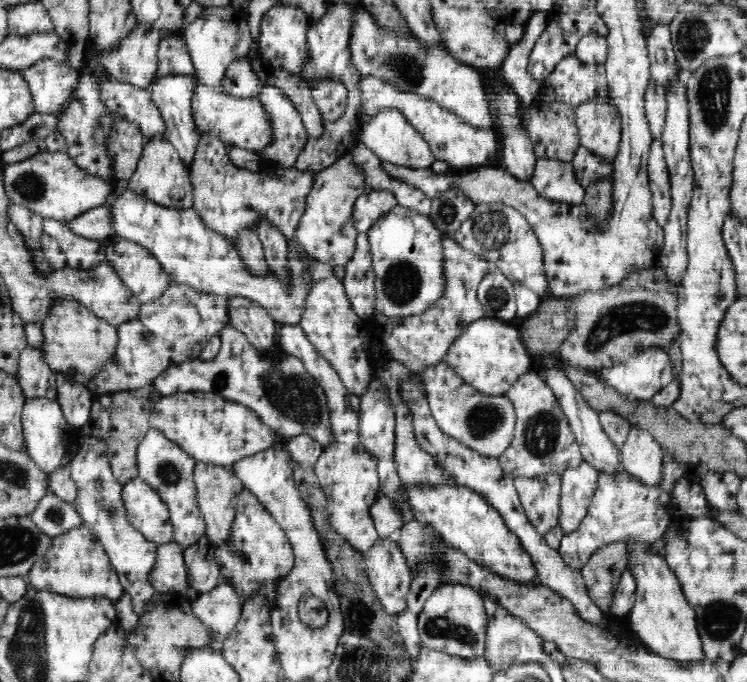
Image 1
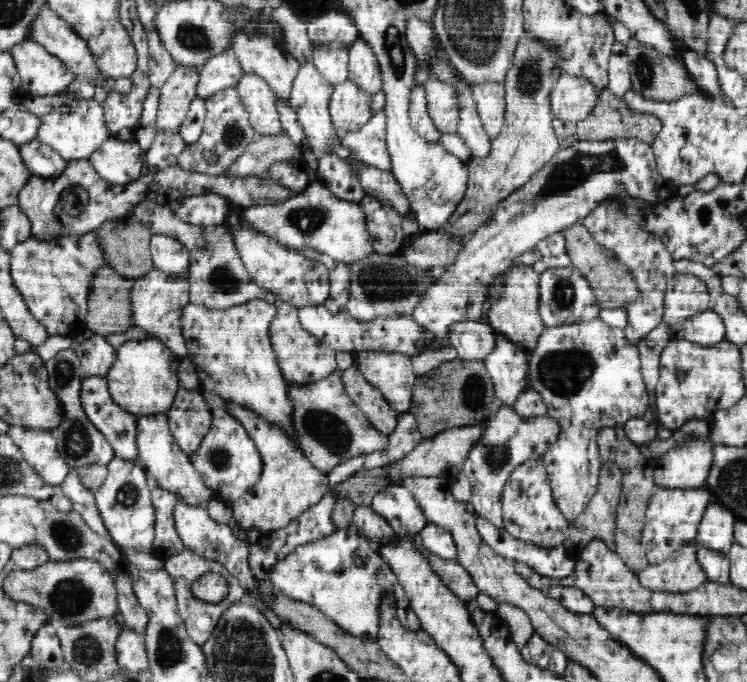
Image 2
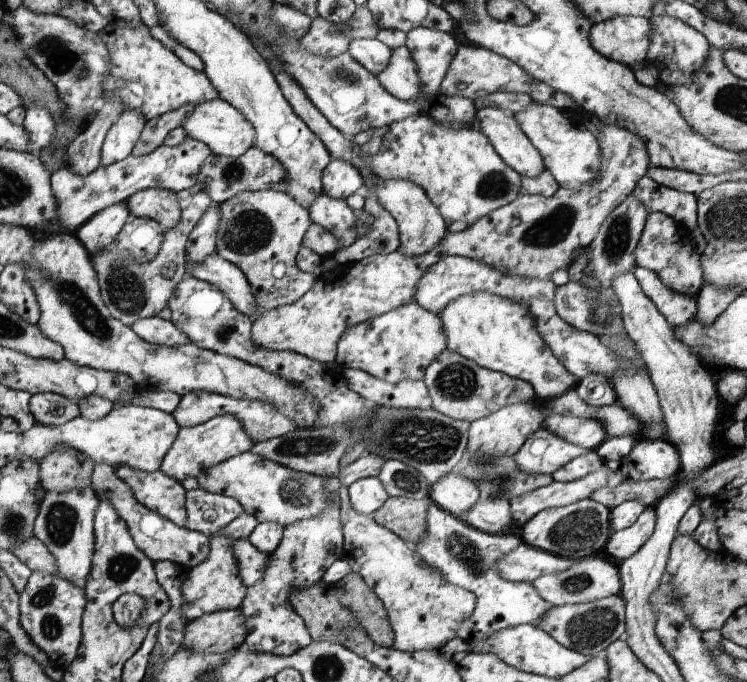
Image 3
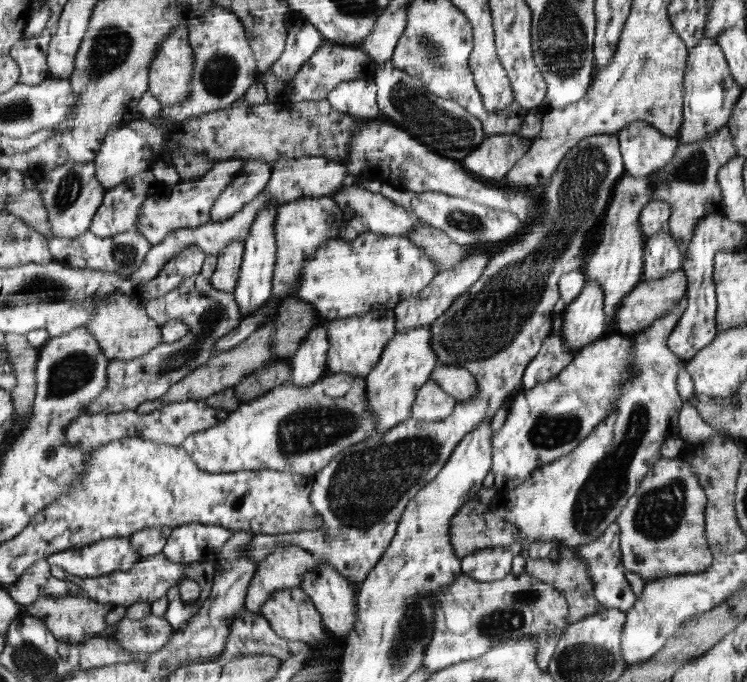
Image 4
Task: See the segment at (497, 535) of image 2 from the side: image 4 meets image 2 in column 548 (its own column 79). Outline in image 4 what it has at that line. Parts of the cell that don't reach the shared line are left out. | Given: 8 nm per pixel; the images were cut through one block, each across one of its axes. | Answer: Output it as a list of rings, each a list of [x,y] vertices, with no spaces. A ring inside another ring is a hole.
[[[130,538],[103,539],[62,553],[46,557],[47,565],[59,566],[69,575],[77,577],[97,577],[117,572],[127,572],[131,564],[141,561],[141,555],[131,550]]]

